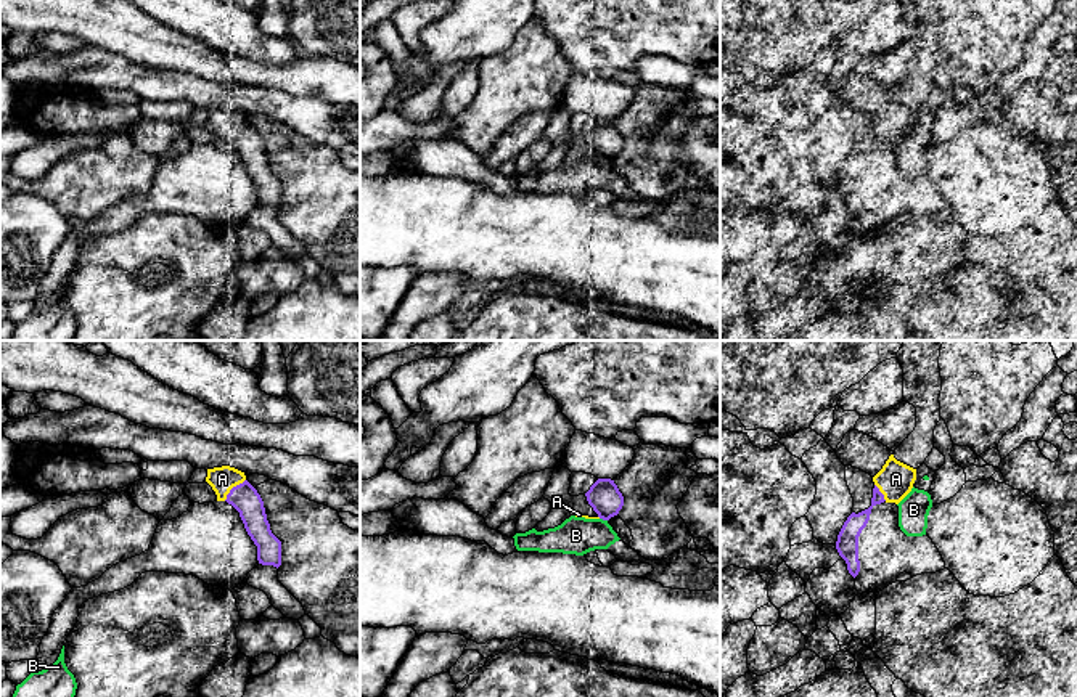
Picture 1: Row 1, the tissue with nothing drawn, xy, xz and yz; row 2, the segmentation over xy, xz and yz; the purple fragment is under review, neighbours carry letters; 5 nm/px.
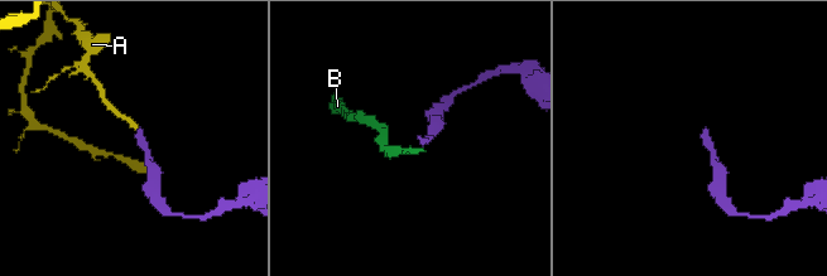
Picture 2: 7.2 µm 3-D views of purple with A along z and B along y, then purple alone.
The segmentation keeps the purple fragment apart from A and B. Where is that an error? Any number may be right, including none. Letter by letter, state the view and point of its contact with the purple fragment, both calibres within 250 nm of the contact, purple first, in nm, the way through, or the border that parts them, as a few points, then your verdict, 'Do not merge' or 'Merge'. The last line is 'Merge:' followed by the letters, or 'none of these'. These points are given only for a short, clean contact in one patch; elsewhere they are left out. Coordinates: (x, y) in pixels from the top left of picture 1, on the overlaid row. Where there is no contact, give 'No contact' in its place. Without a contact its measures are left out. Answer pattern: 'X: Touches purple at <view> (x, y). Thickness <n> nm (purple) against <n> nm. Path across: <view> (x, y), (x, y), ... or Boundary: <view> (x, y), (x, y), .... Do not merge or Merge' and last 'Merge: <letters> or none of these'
A: Touches purple at xy (232, 489). Thickness 140 nm (purple) against 130 nm. Merge
B: Touches purple at xz (603, 519). Thickness 160 nm (purple) against 190 nm. Do not merge
Merge: A

